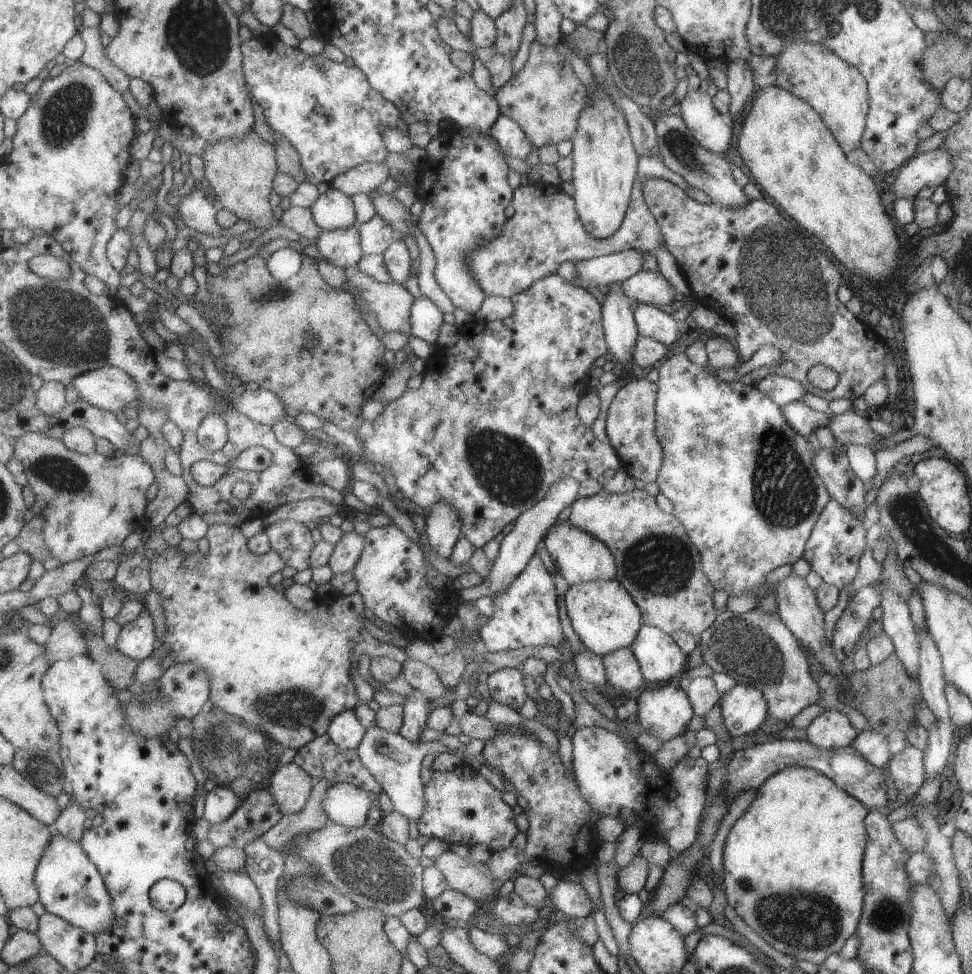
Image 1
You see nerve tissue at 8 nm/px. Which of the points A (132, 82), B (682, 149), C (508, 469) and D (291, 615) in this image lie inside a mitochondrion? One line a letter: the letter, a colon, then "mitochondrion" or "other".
A: other
B: mitochondrion
C: mitochondrion
D: other

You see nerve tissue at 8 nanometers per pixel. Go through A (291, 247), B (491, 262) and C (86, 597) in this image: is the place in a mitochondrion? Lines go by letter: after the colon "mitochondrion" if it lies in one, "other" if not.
A: other
B: mitochondrion
C: other

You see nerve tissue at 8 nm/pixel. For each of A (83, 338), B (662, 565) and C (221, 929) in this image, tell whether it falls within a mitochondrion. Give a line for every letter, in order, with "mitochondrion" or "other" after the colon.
A: mitochondrion
B: mitochondrion
C: other

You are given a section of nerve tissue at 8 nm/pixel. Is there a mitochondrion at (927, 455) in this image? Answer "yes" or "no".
no

